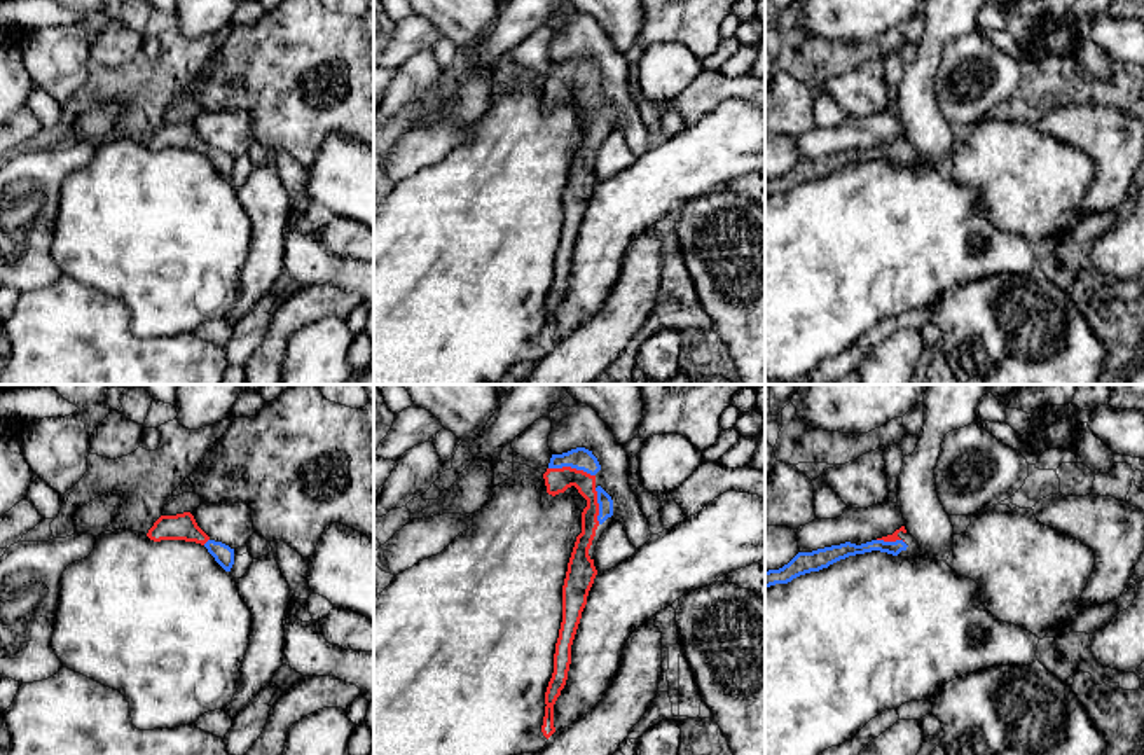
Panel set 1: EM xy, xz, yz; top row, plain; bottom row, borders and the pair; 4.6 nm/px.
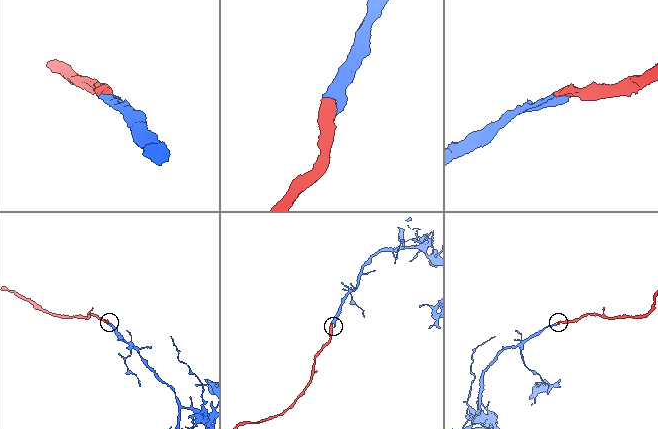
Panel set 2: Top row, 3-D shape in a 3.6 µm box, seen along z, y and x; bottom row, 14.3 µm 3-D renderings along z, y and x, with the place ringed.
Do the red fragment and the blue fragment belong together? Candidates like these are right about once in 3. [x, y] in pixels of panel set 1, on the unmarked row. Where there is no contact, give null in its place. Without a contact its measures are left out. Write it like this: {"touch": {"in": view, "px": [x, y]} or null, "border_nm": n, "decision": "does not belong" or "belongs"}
{"touch": {"in": "xz", "px": [570, 76]}, "border_nm": 220, "decision": "belongs"}

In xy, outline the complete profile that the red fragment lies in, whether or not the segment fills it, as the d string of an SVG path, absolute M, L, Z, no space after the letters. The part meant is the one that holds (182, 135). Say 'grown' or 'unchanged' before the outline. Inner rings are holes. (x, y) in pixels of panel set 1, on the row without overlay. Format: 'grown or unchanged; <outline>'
grown; M190 121L176 124L161 124L154 135L148 138L147 145L154 150L161 149L185 149L196 150L208 157L215 170L231 180L234 173L234 157L222 150L211 149L196 131Z

